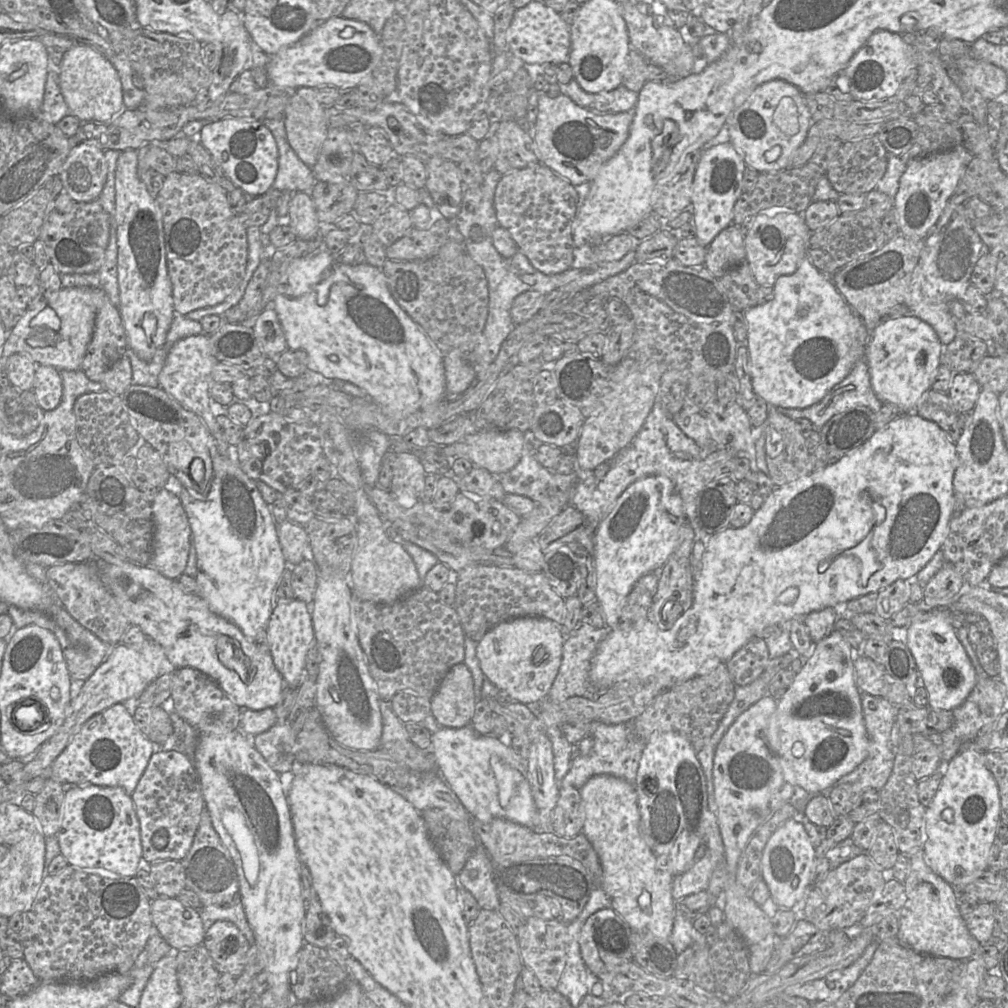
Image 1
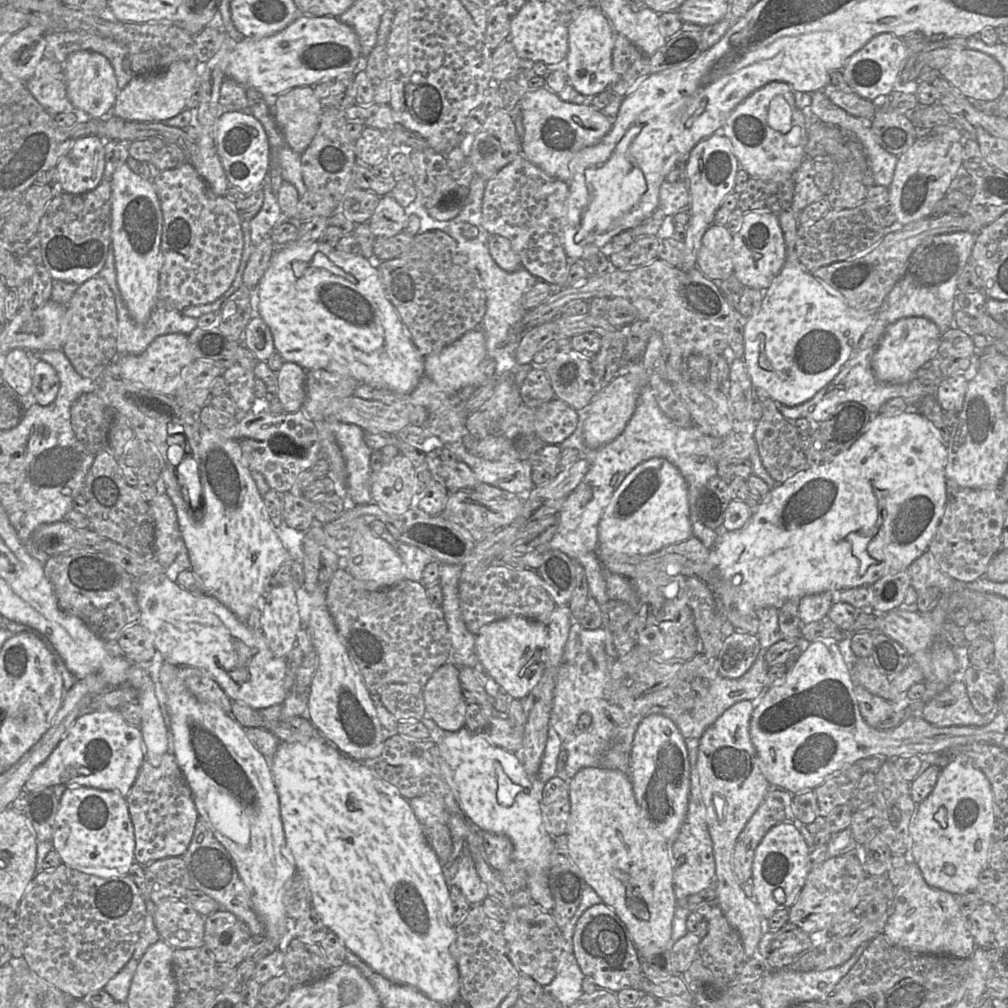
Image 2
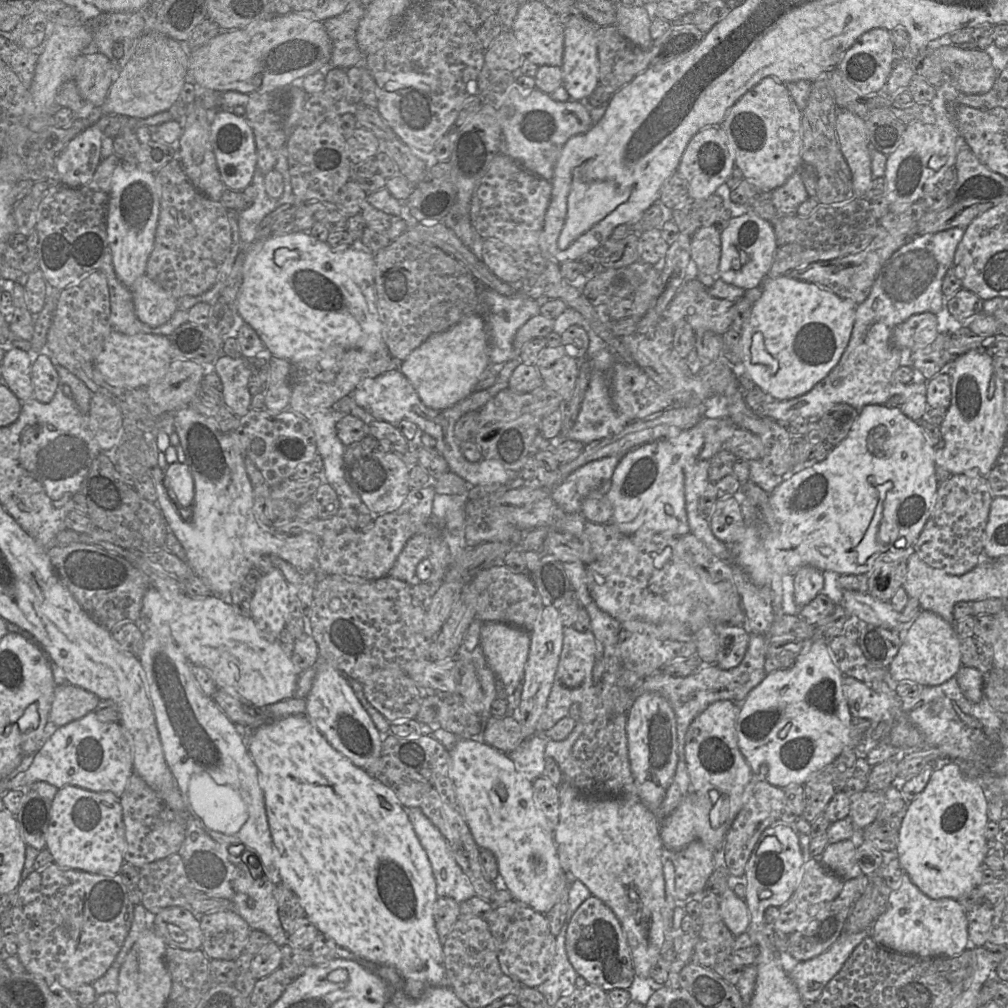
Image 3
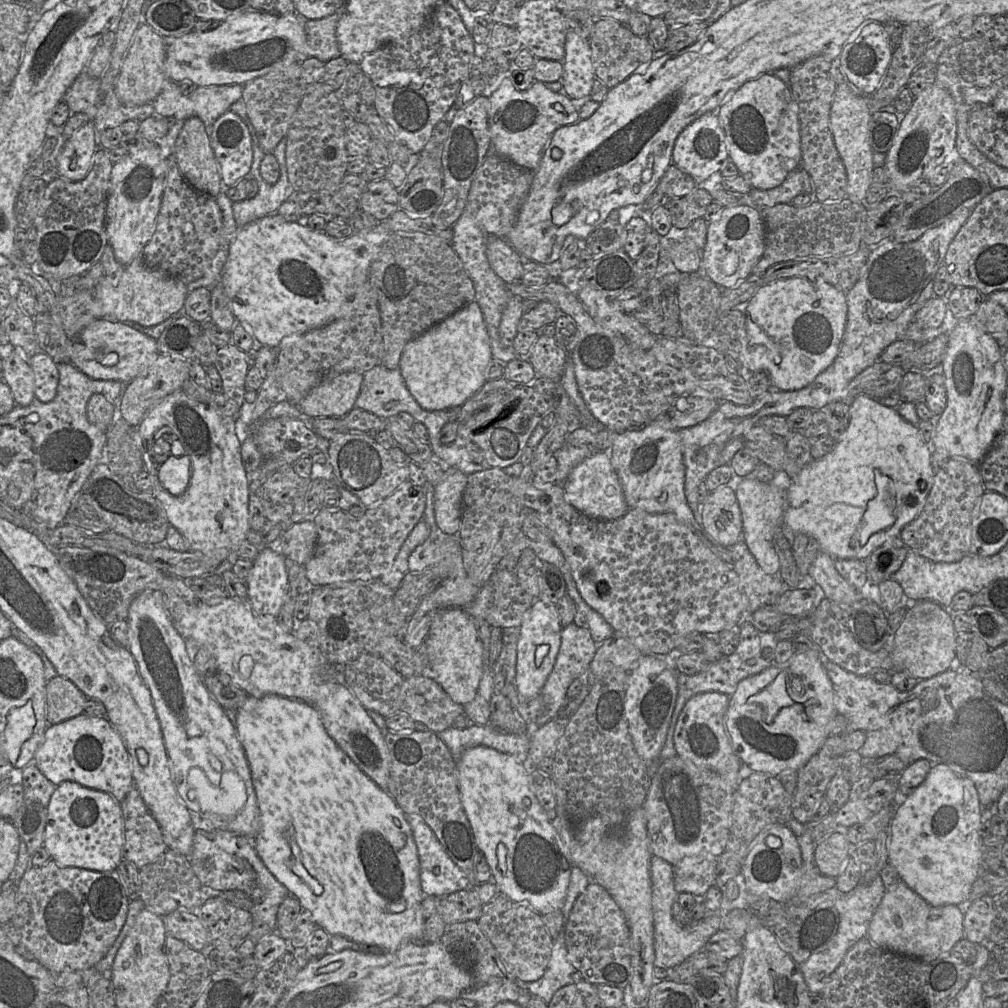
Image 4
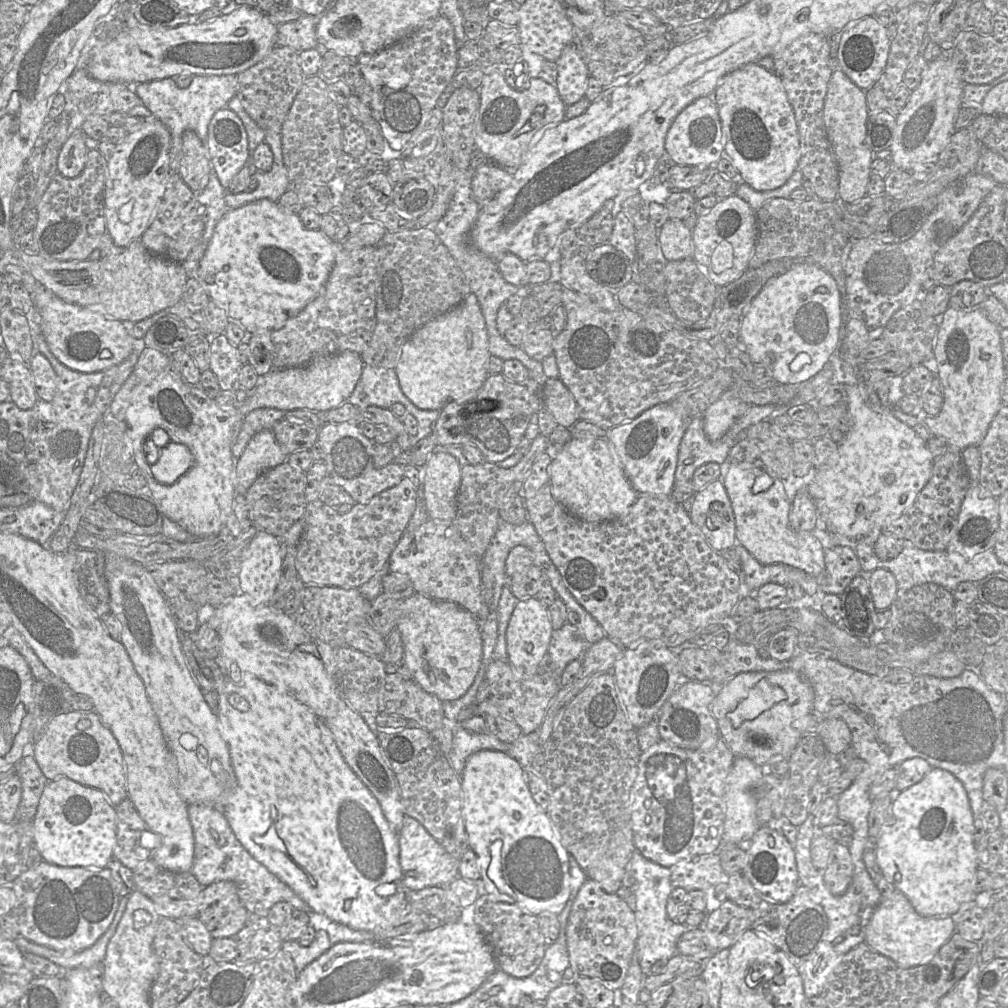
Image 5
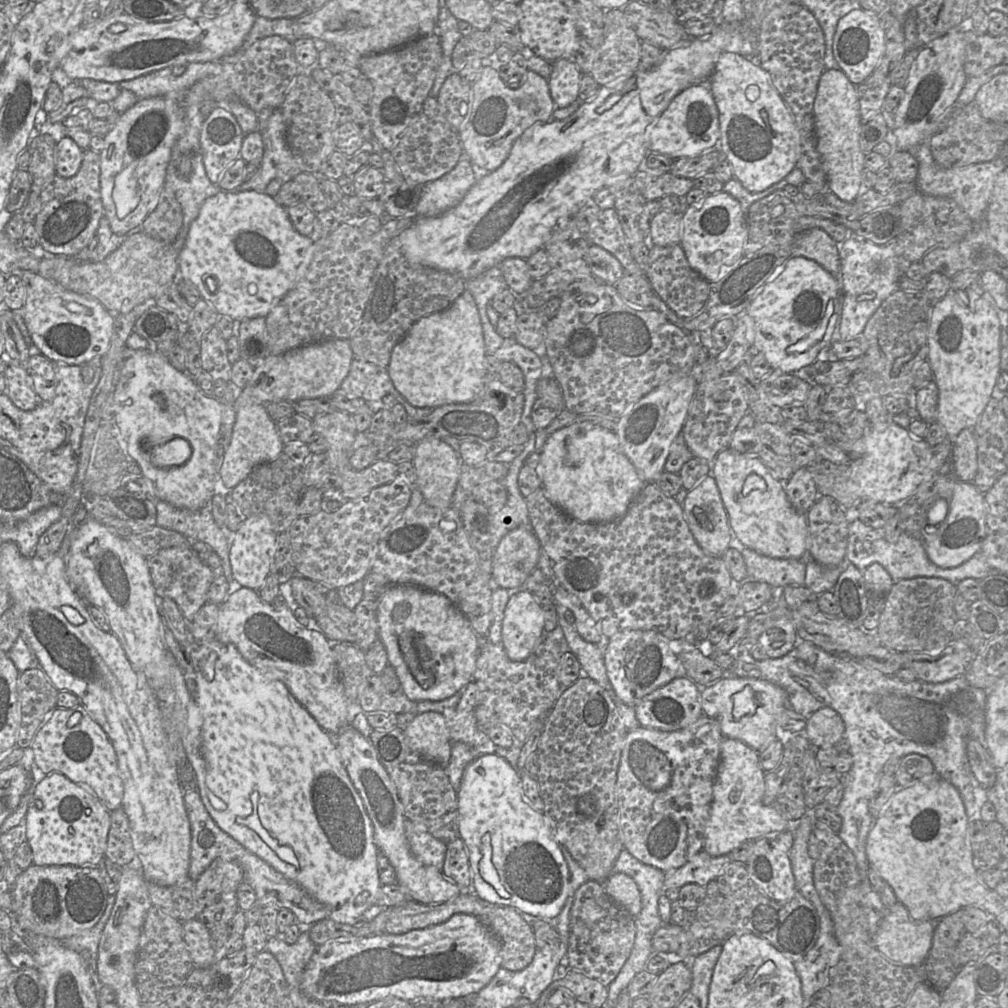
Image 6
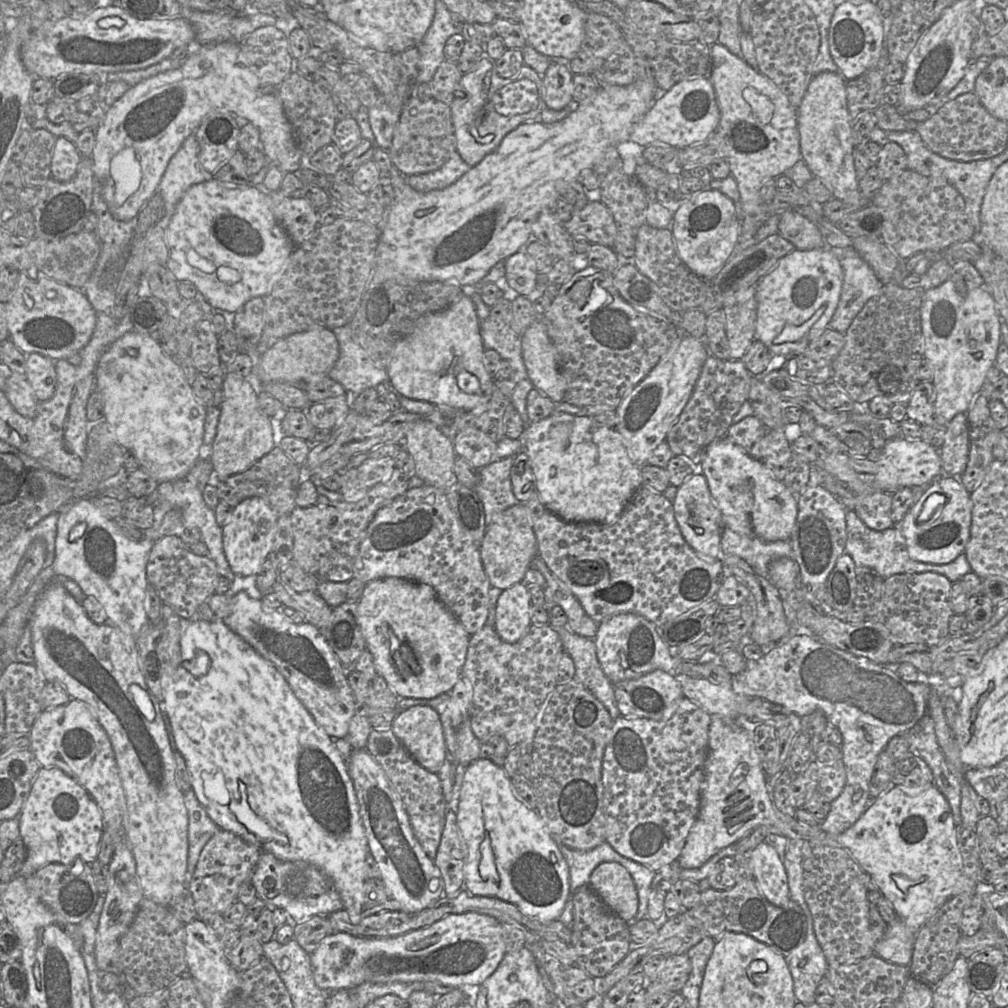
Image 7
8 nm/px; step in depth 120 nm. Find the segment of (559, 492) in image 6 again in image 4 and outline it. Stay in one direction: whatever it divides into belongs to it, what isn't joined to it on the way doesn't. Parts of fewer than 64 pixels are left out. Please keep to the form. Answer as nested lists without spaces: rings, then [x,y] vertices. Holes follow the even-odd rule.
[[[595,450],[593,454],[577,464],[562,484],[564,499],[581,514],[592,519],[615,520],[628,511],[623,489],[618,475],[613,469],[608,451]]]

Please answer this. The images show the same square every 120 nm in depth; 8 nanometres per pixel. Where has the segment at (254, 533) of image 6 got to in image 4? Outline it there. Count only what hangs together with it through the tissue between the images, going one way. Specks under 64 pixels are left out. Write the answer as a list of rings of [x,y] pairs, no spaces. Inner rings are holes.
[[[268,547],[253,561],[245,581],[247,601],[257,616],[276,616],[289,586],[286,558]]]

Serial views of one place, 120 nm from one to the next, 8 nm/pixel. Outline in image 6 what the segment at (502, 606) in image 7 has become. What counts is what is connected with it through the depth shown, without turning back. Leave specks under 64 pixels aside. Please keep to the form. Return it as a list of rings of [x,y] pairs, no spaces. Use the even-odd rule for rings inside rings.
[[[527,590],[511,593],[502,622],[502,645],[516,662],[526,660],[540,645],[544,635],[544,611]]]

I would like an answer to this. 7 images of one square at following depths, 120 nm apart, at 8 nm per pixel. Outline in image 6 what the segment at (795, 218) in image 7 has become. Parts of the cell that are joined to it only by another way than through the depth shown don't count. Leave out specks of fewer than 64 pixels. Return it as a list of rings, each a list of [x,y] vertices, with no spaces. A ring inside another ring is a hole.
[[[822,229],[800,231],[794,241],[791,256],[803,256],[814,260],[839,280],[839,245]]]

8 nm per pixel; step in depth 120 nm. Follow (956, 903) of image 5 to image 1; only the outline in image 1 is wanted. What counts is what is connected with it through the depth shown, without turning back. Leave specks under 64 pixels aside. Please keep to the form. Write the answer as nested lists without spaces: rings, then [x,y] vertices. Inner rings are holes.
[[[972,742],[964,746],[948,763],[940,764],[940,787],[925,809],[926,841],[922,847],[925,860],[929,868],[952,885],[955,891],[988,869],[997,825],[1001,819],[999,789],[986,765],[985,751],[987,750],[978,748]],[[945,809],[953,812],[953,820],[950,822],[942,818]]]

